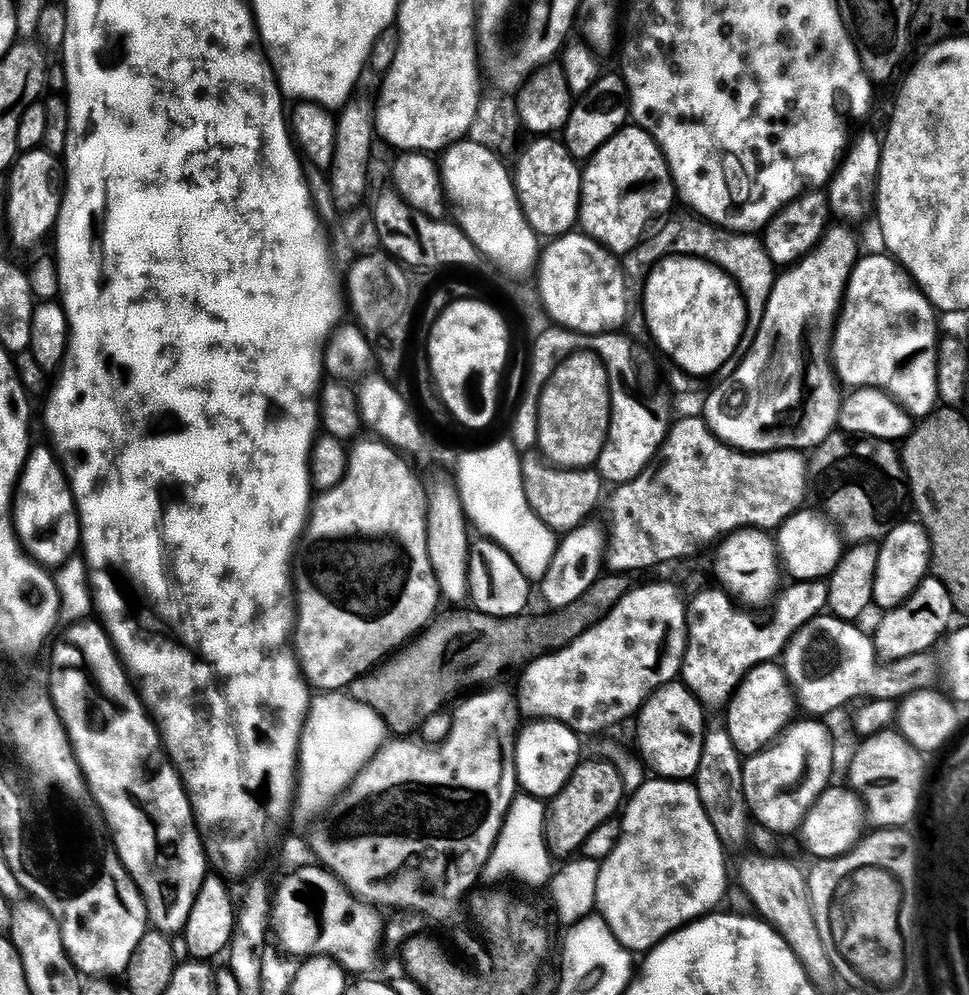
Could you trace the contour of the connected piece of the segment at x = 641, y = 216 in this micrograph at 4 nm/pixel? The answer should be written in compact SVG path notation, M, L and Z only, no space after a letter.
M635 124L623 127L619 132L609 139L603 147L599 148L596 154L589 159L588 165L583 169L584 184L583 184L583 198L581 200L581 229L590 237L598 241L600 244L606 246L608 250L612 251L615 255L623 256L629 252L633 253L643 239L643 232L649 224L652 216L656 211L663 208L668 202L668 196L675 193L675 181L671 177L671 172L668 168L668 160L664 156L664 152L657 146L657 142L644 128L639 128Z

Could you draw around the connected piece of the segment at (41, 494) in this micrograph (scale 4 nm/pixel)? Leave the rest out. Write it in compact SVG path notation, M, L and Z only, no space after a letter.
M51 447L31 449L28 465L24 467L24 475L20 477L18 491L14 497L14 527L25 553L45 569L60 570L81 551L82 525L80 513L76 510L76 497L72 495L72 486Z

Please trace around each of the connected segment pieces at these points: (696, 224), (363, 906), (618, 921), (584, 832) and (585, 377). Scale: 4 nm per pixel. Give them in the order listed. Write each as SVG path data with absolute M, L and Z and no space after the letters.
M694 214L687 215L688 216L676 216L670 222L666 223L663 228L659 230L658 234L654 235L650 240L648 238L637 249L634 258L637 258L640 265L646 266L645 268L655 267L670 256L694 256L696 259L705 259L709 263L719 265L727 271L729 276L739 281L741 289L745 292L749 321L757 326L765 316L765 310L769 304L770 296L778 275L777 265L770 257L769 252L767 252L765 243L759 237L732 233L727 229L720 229L715 225L709 224L703 217L698 217Z
M323 875L316 876L312 880L313 884L327 895L324 900L324 910L320 912L321 928L316 951L319 955L337 956L338 964L345 971L350 970L356 973L356 976L367 975L378 962L376 950L380 944L380 938L382 942L385 935L386 922L382 920L379 909L354 896L336 876Z
M648 778L643 786L631 793L630 799L627 801L626 807L623 809L622 817L624 821L620 824L620 841L616 844L616 849L608 856L608 861L600 864L600 878L597 886L596 908L599 915L603 916L608 924L612 927L612 933L618 938L618 942L623 948L628 949L633 954L647 954L656 947L657 944L663 942L673 932L684 925L692 923L694 920L700 919L701 916L709 915L724 900L724 895L728 892L728 862L730 856L725 851L722 838L718 836L717 830L710 822L707 812L702 802L699 800L698 790L695 783L685 782L683 780L666 780L663 778Z
M605 758L585 759L577 768L571 782L559 789L547 805L544 834L548 849L557 861L575 857L576 852L612 815L619 813L626 804L626 789L619 770Z
M596 354L572 355L557 369L541 394L539 451L543 452L553 465L563 470L588 470L597 463L603 448L608 444L608 432L613 426L611 400L611 378L608 368Z

